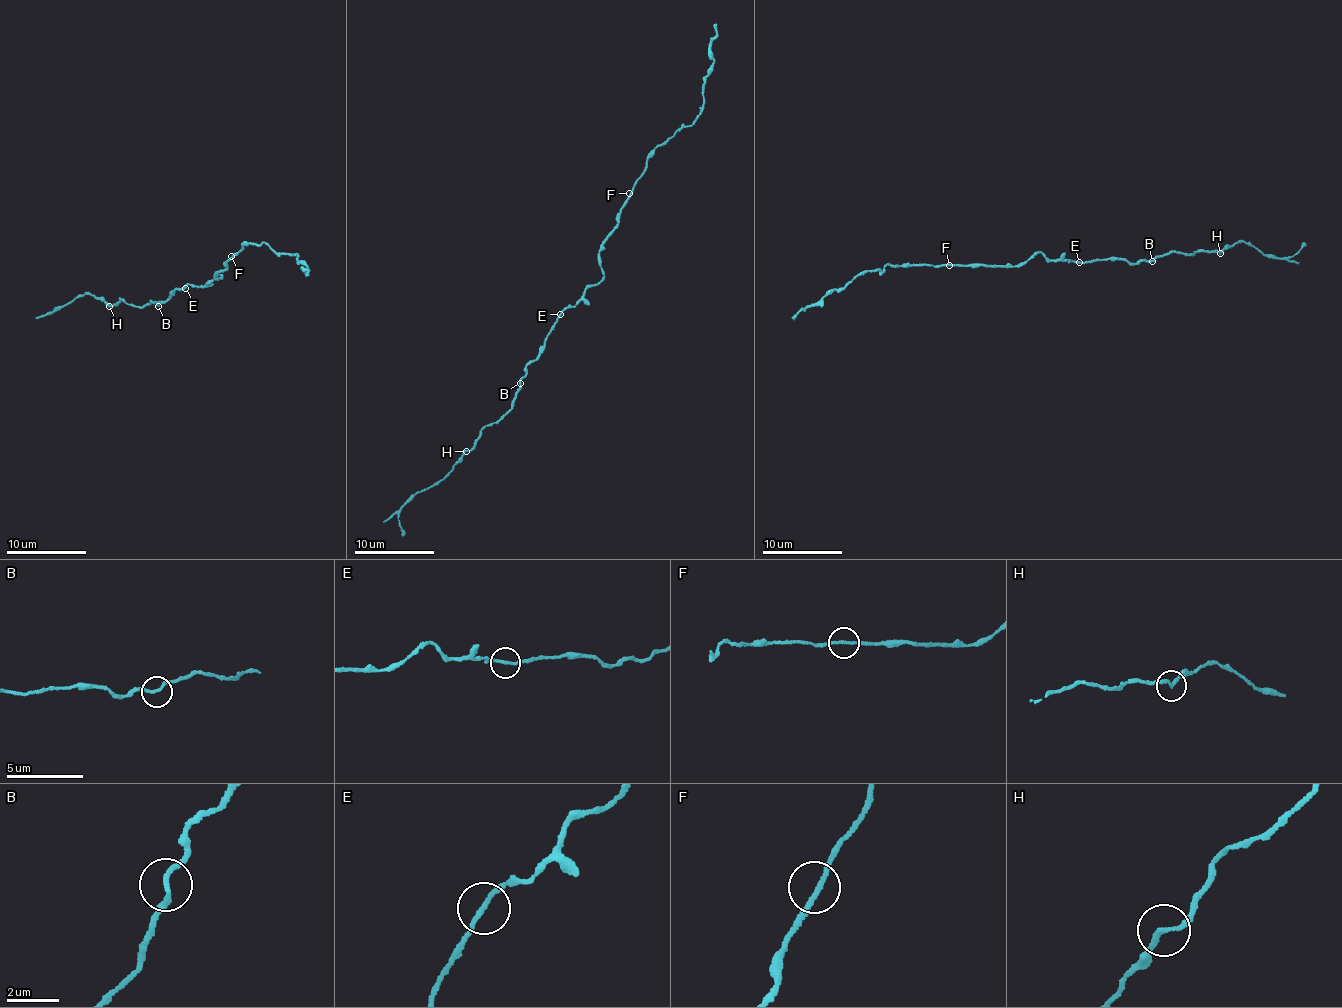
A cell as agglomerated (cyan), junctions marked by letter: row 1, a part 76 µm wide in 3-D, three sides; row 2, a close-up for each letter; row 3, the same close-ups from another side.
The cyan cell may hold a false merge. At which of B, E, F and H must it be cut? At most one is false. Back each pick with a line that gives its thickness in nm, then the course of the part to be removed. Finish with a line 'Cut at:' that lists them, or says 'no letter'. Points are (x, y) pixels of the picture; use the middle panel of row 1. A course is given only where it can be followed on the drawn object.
Cut at: no letter

